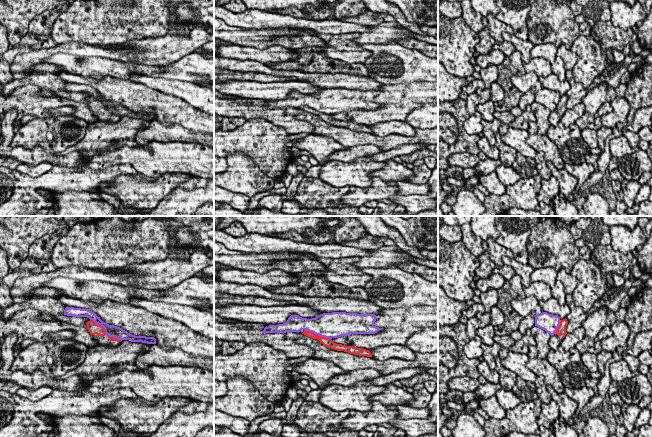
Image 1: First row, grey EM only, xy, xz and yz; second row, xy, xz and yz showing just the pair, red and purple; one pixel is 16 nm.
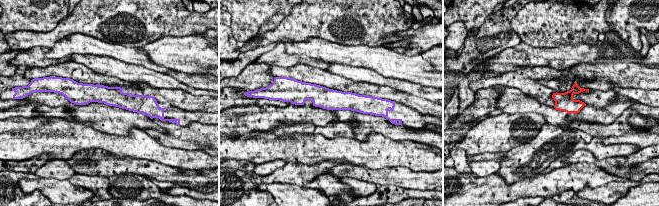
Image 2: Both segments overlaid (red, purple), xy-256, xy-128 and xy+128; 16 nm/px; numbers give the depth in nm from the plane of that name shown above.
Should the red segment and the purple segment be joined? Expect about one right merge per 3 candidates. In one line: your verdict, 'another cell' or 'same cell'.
another cell

